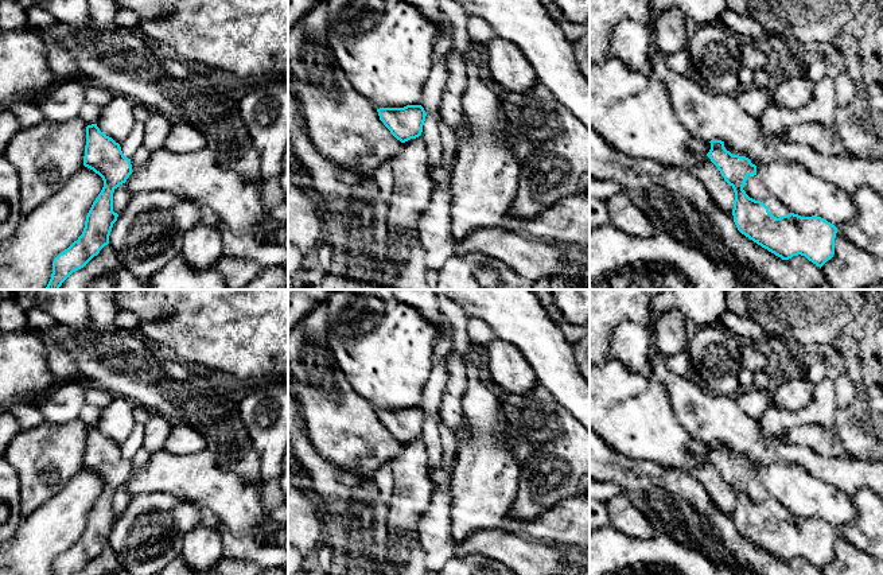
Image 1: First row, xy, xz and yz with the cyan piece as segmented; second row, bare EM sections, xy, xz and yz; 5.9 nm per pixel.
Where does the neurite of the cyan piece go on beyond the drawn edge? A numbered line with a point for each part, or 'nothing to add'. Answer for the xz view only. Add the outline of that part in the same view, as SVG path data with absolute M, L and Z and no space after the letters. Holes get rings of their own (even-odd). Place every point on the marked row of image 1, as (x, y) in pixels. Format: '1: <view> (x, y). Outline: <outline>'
nothing to add

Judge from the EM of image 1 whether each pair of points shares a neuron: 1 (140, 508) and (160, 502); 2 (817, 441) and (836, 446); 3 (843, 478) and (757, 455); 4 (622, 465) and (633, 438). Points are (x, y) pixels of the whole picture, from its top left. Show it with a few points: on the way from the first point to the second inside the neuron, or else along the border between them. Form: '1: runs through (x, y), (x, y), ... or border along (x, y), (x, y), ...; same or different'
1: runs through (146, 508), (155, 505); same
2: runs through (821, 441), (832, 446); same
3: runs through (821, 467), (798, 454), (778, 454); same
4: border along (603, 441), (627, 457), (657, 463); different

